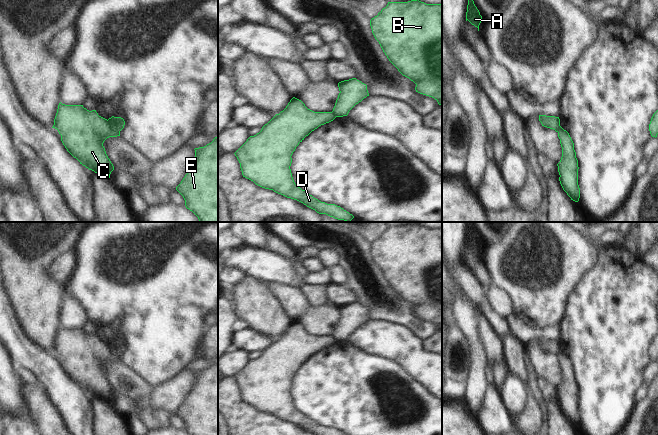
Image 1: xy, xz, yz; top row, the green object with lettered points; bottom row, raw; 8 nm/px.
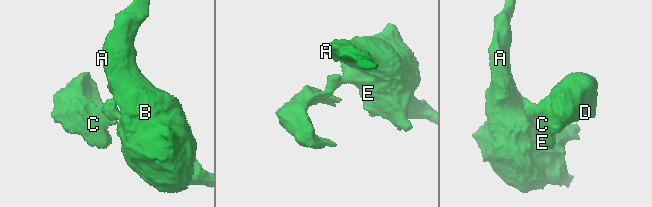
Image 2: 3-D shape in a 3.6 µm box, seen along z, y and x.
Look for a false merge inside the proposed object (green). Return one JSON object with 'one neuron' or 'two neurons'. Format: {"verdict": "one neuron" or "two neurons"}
{"verdict": "two neurons"}

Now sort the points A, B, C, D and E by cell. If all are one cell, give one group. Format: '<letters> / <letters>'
A B E / C D

